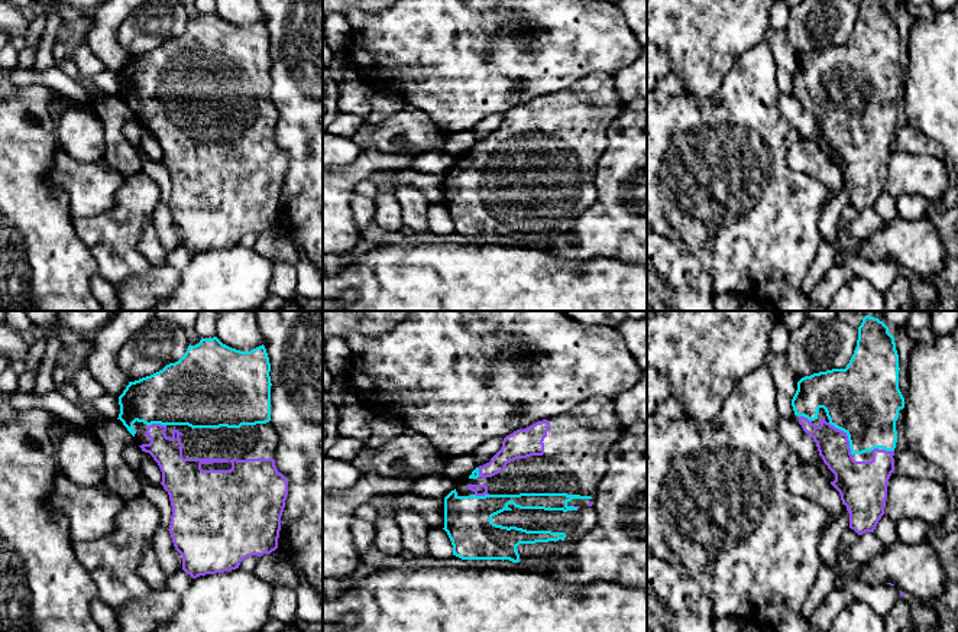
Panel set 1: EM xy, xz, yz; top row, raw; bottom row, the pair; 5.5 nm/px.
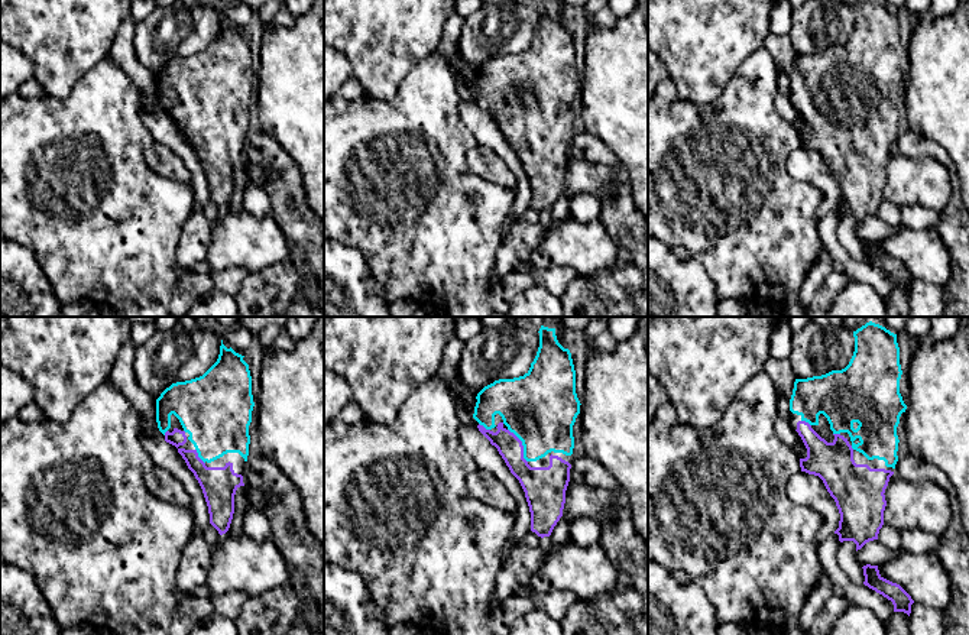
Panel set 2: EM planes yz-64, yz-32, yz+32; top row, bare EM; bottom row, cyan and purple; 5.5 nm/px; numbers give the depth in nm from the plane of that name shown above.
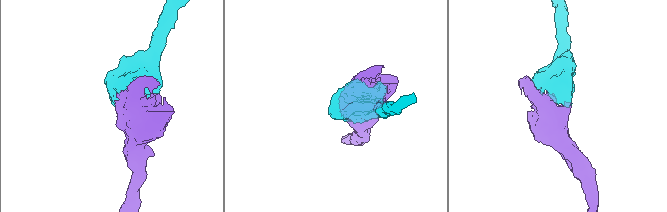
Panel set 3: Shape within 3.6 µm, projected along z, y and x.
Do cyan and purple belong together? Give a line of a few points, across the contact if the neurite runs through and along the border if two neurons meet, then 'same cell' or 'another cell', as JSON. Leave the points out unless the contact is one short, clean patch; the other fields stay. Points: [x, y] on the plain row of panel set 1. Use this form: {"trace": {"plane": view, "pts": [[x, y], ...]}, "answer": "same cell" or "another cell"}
{"answer": "same cell"}

